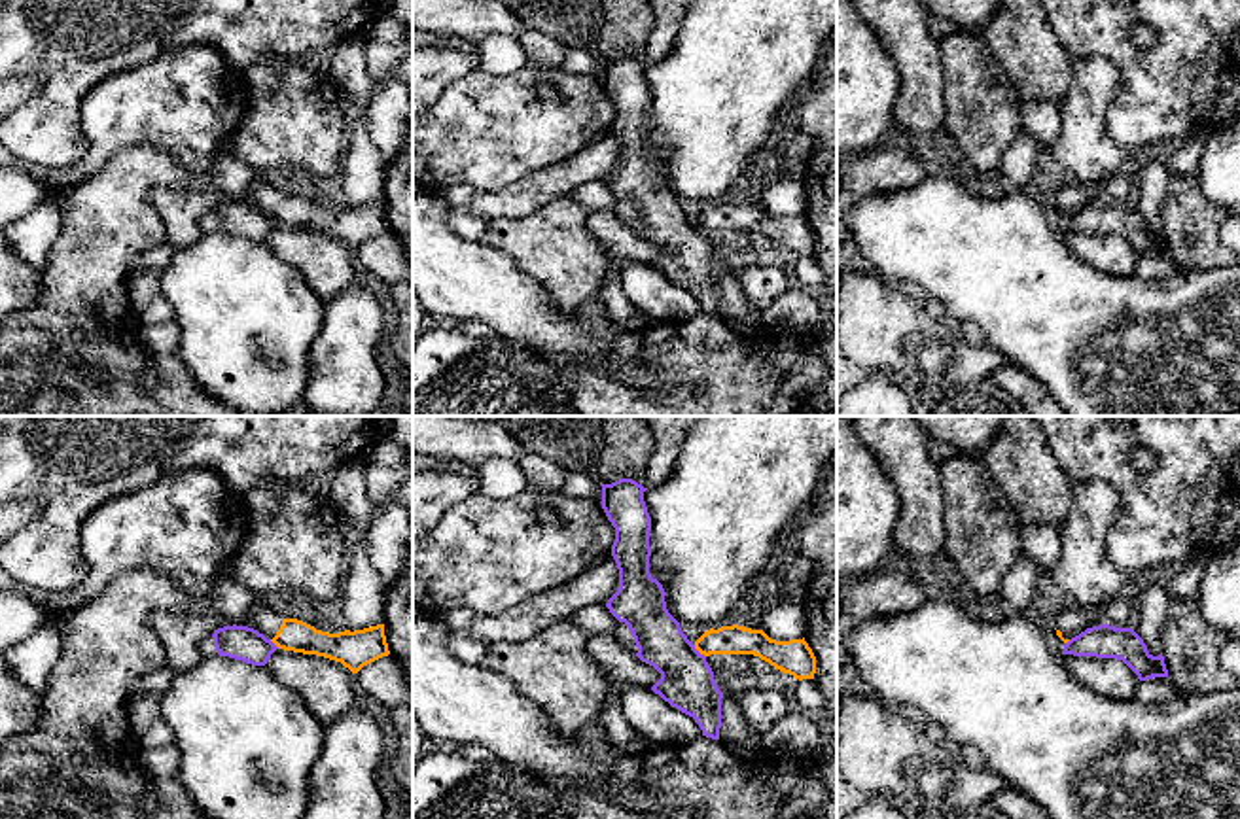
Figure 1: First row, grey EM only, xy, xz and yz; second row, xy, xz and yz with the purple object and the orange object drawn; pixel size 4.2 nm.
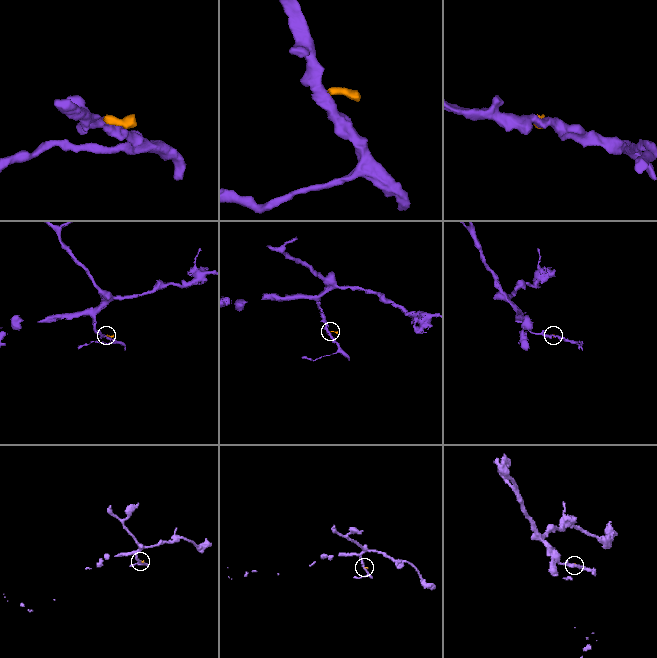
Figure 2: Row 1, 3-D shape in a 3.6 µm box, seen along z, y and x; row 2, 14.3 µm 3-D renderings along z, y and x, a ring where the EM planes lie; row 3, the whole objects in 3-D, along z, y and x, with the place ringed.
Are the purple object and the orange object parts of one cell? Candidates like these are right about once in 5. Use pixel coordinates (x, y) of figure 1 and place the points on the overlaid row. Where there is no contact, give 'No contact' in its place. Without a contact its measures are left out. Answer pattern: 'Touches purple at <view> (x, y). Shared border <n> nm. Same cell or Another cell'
Touches purple at xz (697, 651). Shared border 80 nm. Another cell

